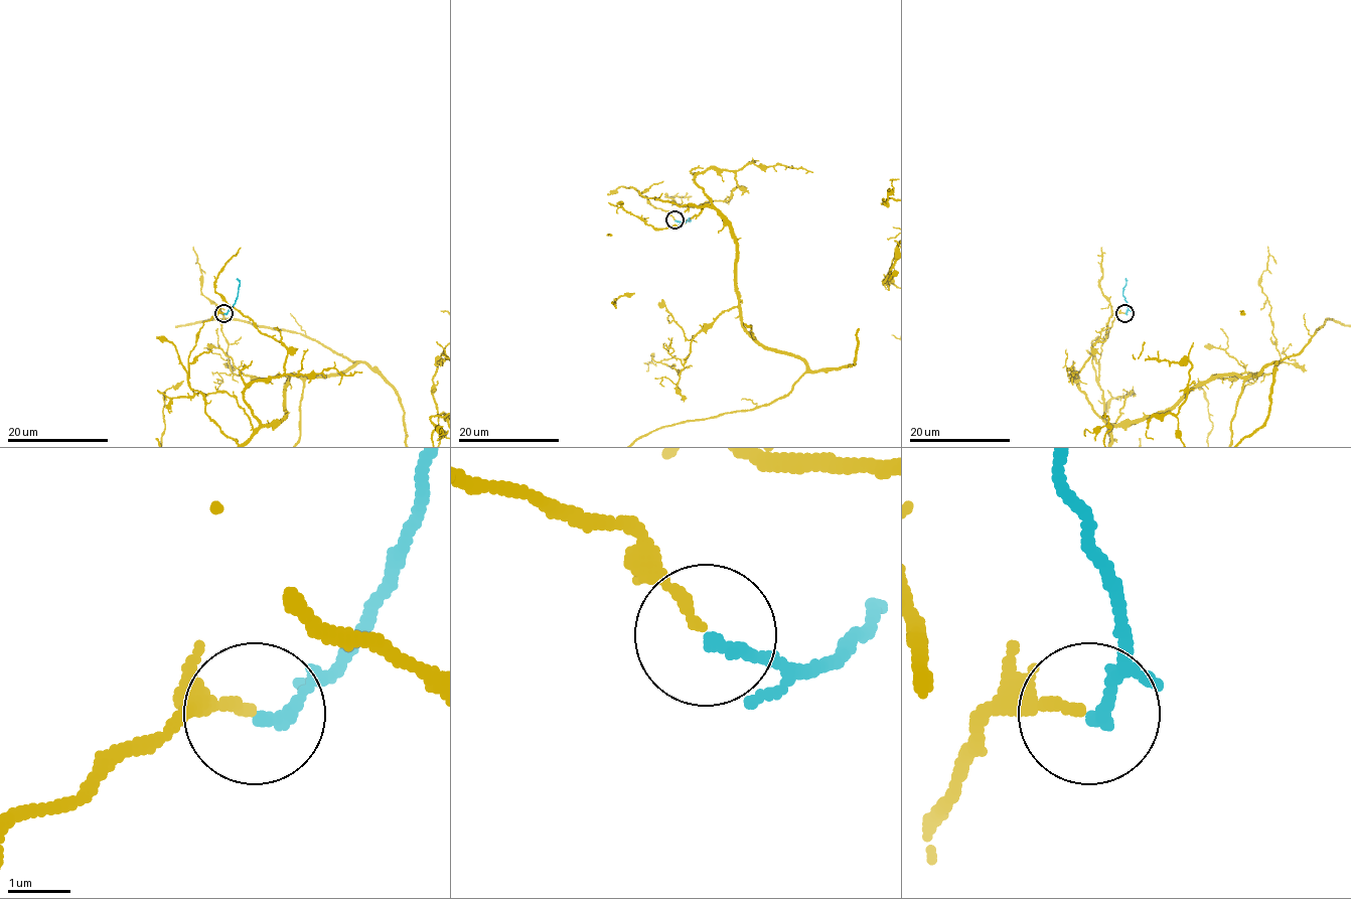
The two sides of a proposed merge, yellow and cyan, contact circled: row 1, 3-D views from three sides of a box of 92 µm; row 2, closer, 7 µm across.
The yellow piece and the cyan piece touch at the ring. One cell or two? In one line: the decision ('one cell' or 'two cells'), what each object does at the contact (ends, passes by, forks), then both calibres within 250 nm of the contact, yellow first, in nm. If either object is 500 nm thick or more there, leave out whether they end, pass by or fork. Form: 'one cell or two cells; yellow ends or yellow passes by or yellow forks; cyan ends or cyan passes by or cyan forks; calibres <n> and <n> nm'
one cell; yellow ends; cyan ends; calibres 170 and 200 nm

